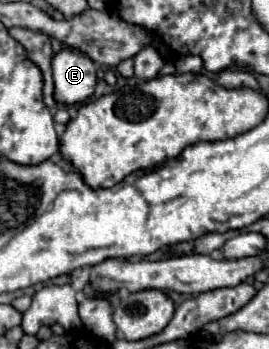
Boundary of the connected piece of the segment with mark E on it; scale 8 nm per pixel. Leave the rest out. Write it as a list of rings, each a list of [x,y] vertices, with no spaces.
[[[62,50],[52,58],[54,98],[58,104],[82,104],[96,88],[96,64],[82,52]]]

